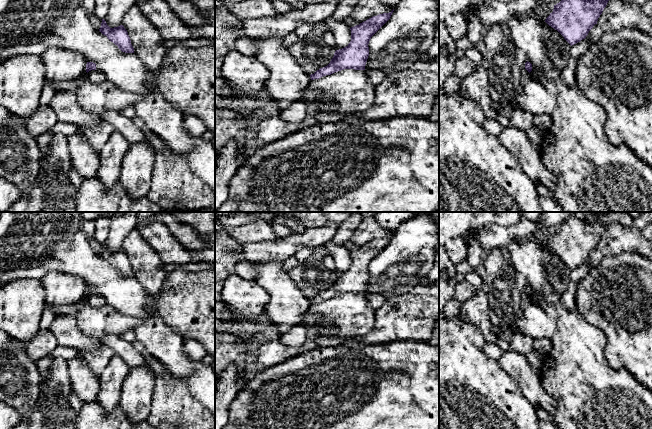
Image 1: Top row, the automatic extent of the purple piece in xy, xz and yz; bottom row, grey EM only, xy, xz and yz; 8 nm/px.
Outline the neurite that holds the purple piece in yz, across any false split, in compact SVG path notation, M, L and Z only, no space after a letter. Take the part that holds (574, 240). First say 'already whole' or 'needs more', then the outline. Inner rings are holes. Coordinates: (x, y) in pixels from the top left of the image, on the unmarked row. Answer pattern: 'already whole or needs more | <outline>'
already whole | M571 215L559 227L545 246L557 254L572 270L585 263L589 255L597 248L609 224L588 224Z

